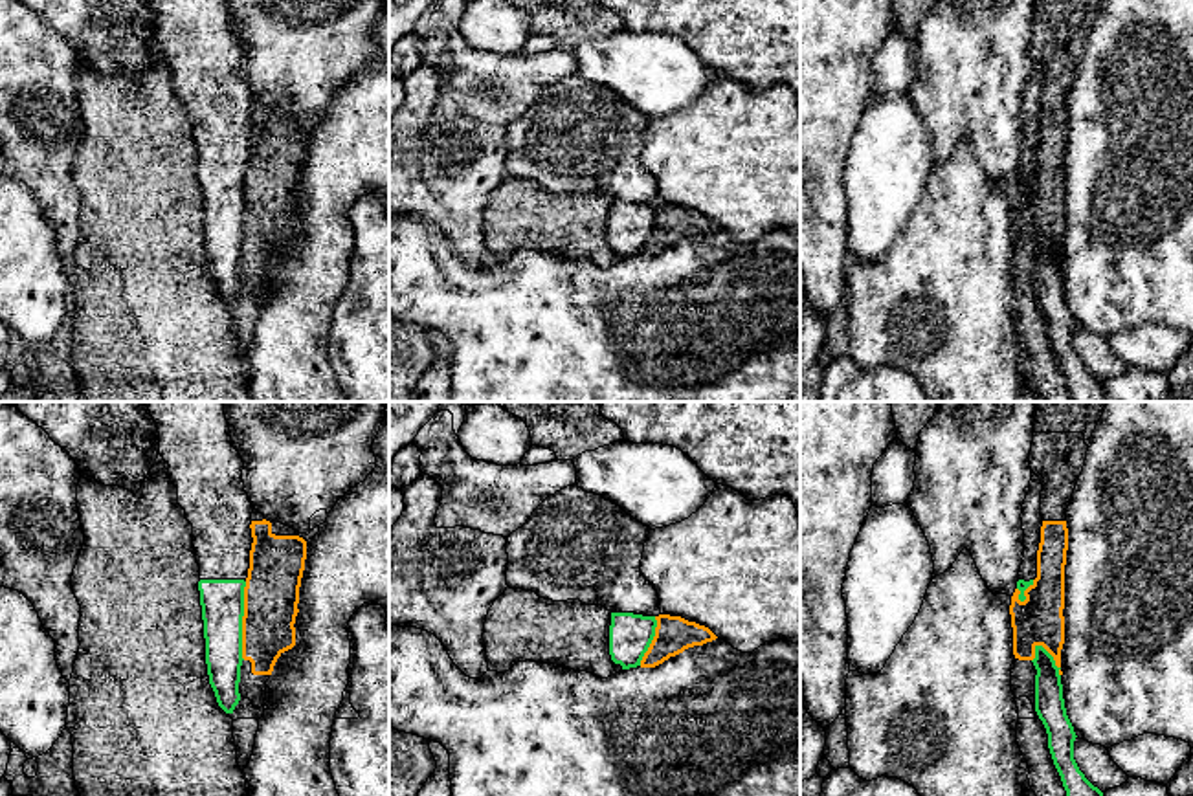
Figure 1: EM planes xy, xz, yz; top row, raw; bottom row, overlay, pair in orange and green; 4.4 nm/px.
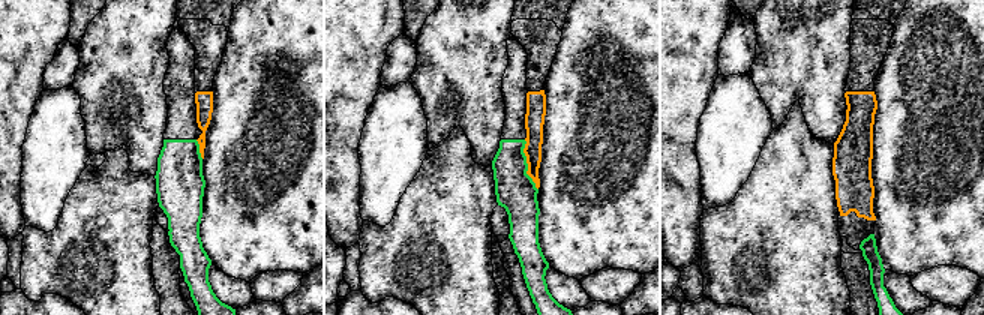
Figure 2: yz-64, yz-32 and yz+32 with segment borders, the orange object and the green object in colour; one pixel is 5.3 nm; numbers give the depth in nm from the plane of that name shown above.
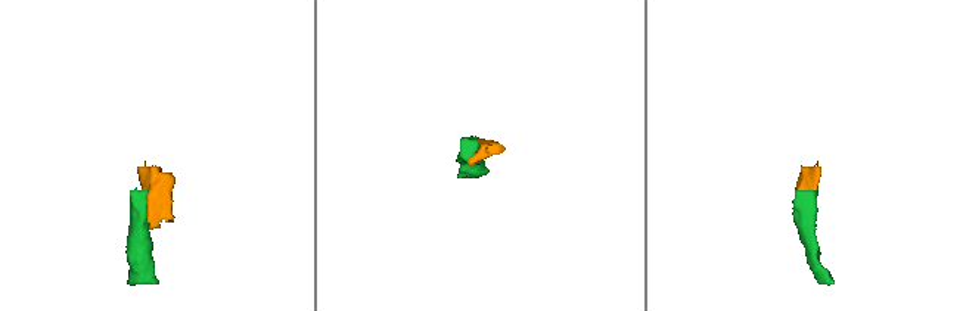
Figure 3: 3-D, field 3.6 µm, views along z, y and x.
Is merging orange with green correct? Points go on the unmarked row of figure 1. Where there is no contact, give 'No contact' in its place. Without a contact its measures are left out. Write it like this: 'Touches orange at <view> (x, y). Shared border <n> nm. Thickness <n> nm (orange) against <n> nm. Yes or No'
Touches orange at xy (243, 210). Shared border 340 nm. Thickness 240 nm (orange) against 190 nm. No

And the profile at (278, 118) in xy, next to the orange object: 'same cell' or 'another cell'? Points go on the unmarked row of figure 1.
same cell

